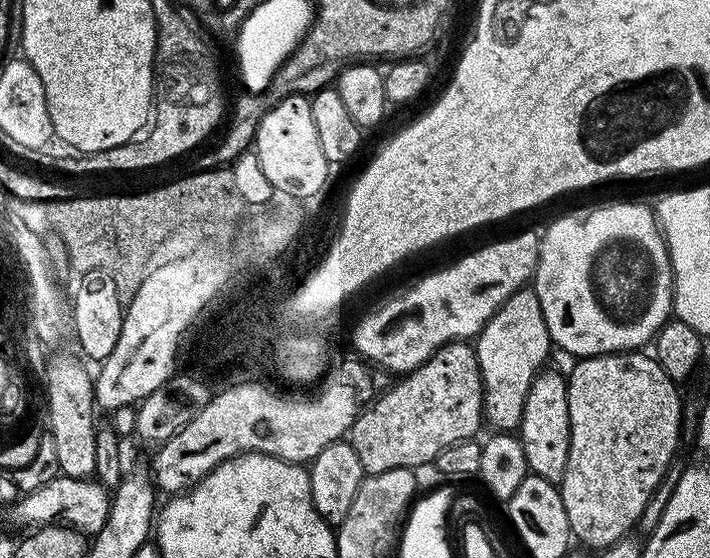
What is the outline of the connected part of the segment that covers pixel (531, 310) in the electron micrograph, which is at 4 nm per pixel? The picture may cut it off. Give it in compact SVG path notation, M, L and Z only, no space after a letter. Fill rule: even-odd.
M535 287L518 289L489 318L479 336L475 337L474 347L484 383L484 419L487 427L492 427L500 434L511 433L519 429L522 409L526 406L526 394L530 394L534 378L549 363L548 351L554 348Z

